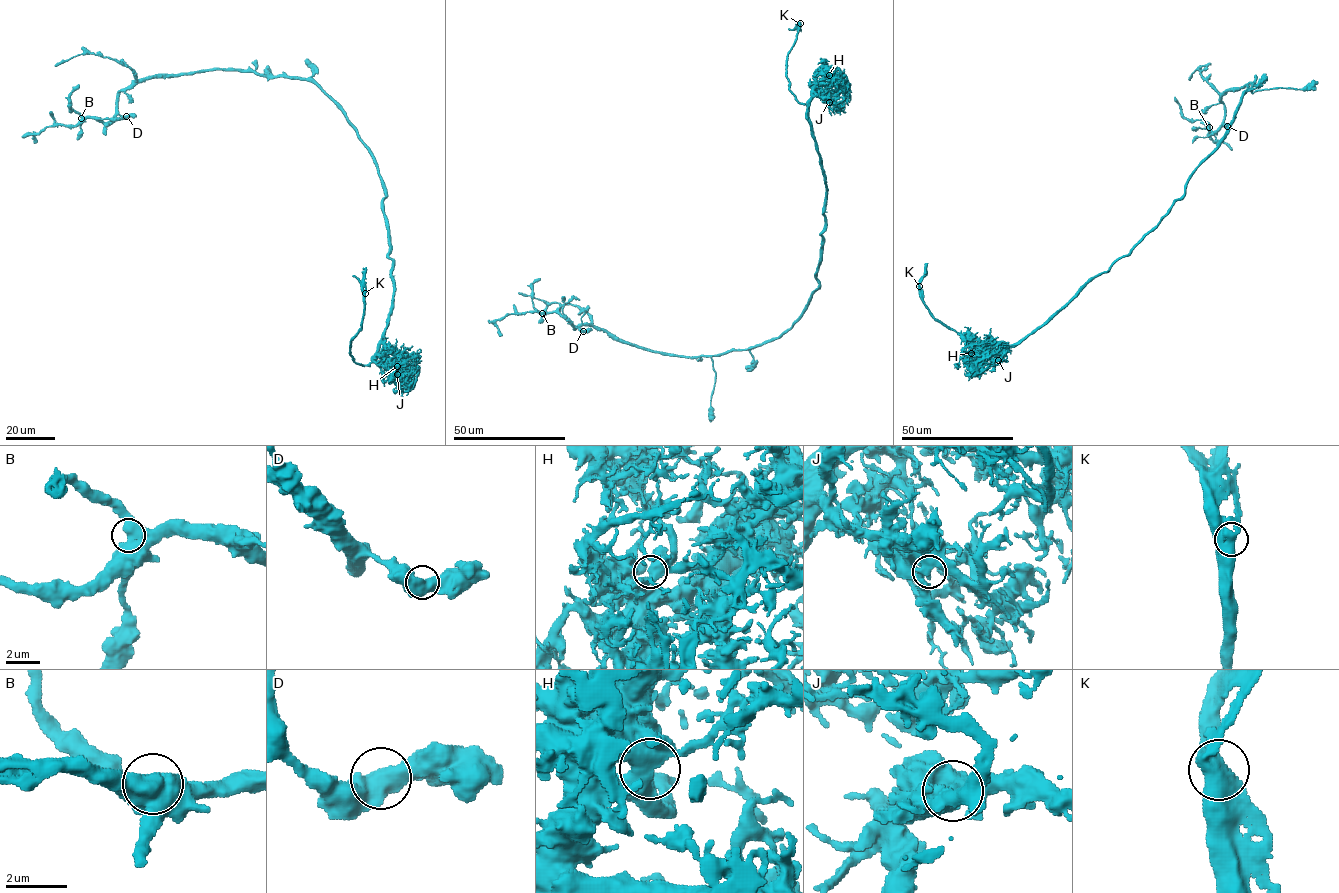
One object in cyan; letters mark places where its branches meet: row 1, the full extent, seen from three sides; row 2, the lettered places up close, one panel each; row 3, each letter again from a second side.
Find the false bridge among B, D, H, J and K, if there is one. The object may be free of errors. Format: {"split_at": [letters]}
{"split_at": []}

